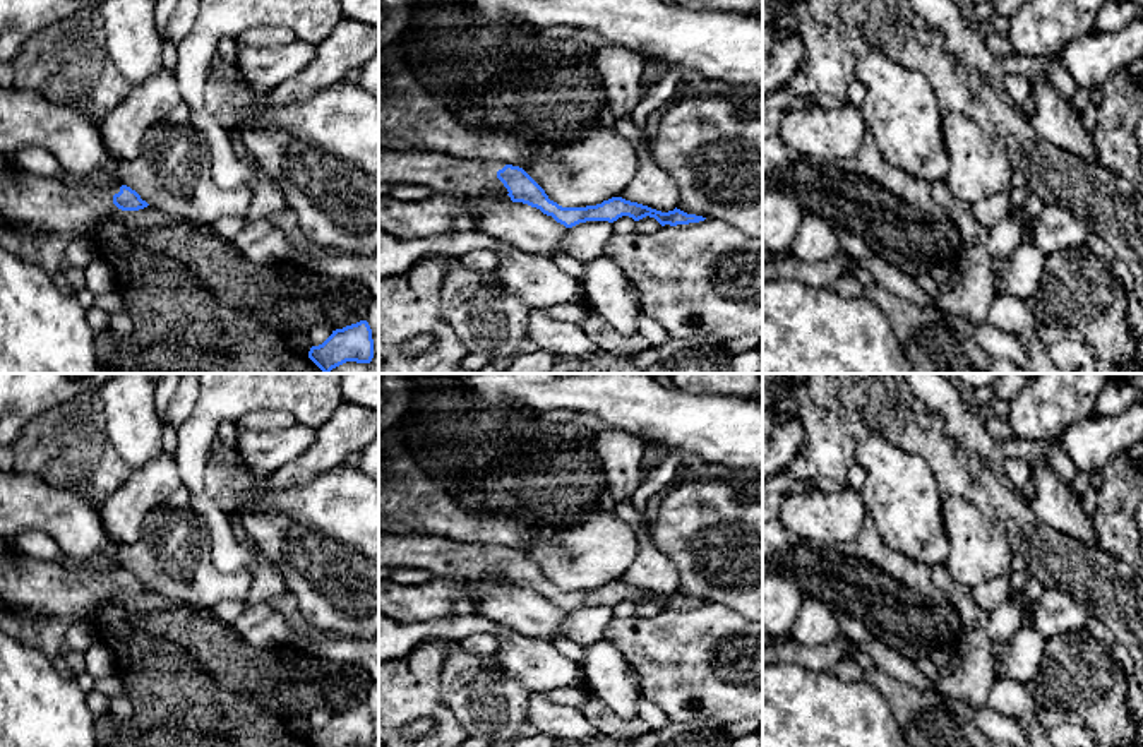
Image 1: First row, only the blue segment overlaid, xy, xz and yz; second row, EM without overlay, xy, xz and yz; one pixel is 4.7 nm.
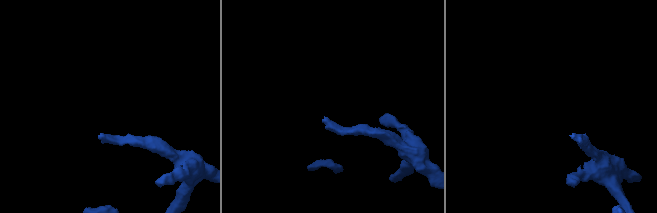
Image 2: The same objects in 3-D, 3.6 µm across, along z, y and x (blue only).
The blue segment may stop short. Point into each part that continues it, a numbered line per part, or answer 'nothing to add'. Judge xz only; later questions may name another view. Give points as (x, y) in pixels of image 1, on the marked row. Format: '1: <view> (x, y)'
1: xz (439, 172)

